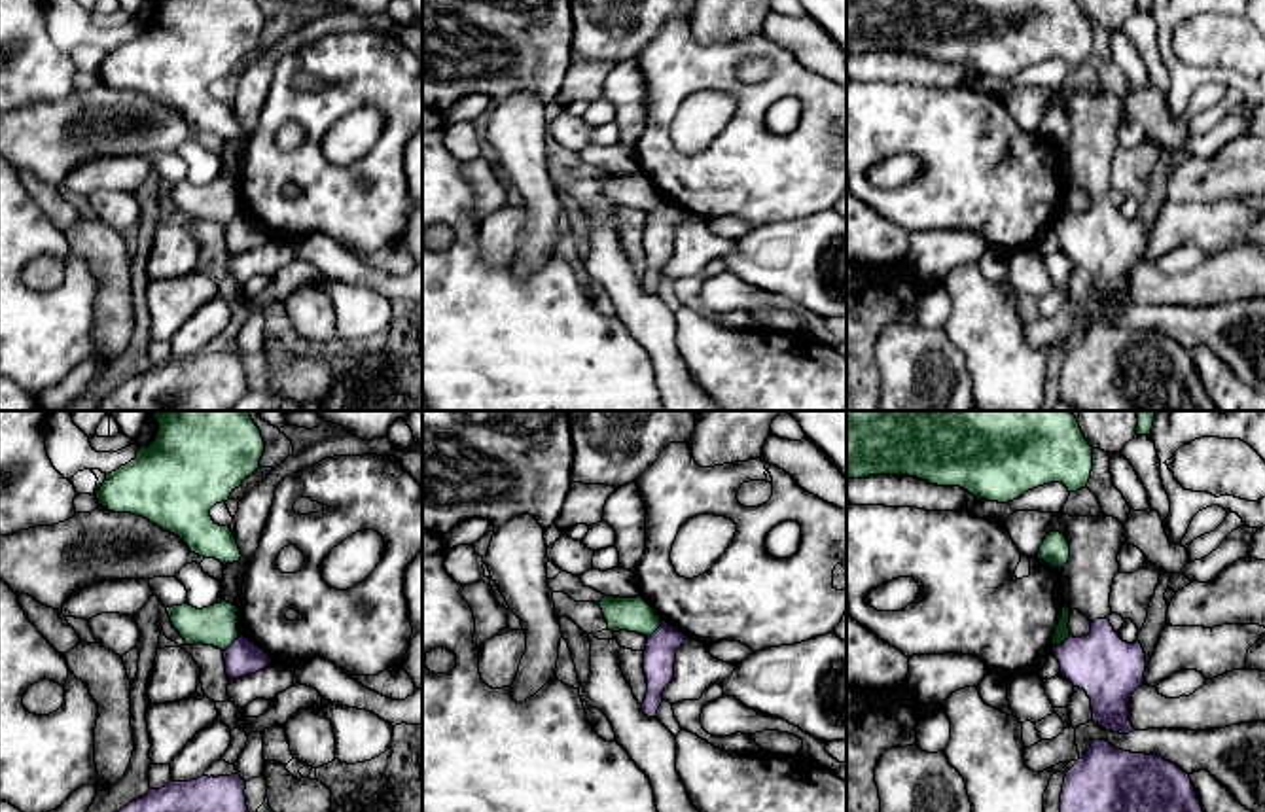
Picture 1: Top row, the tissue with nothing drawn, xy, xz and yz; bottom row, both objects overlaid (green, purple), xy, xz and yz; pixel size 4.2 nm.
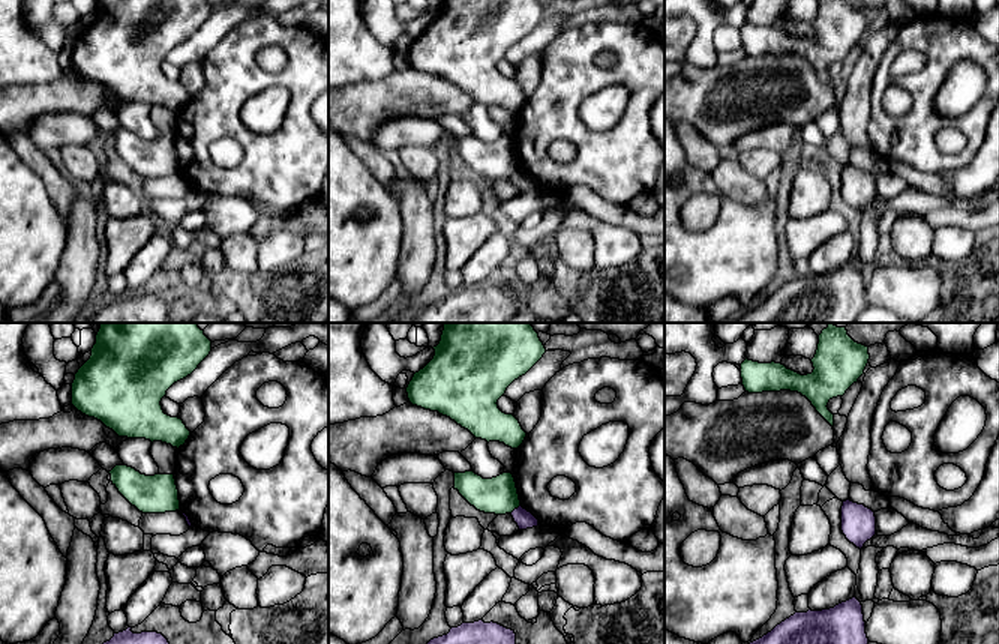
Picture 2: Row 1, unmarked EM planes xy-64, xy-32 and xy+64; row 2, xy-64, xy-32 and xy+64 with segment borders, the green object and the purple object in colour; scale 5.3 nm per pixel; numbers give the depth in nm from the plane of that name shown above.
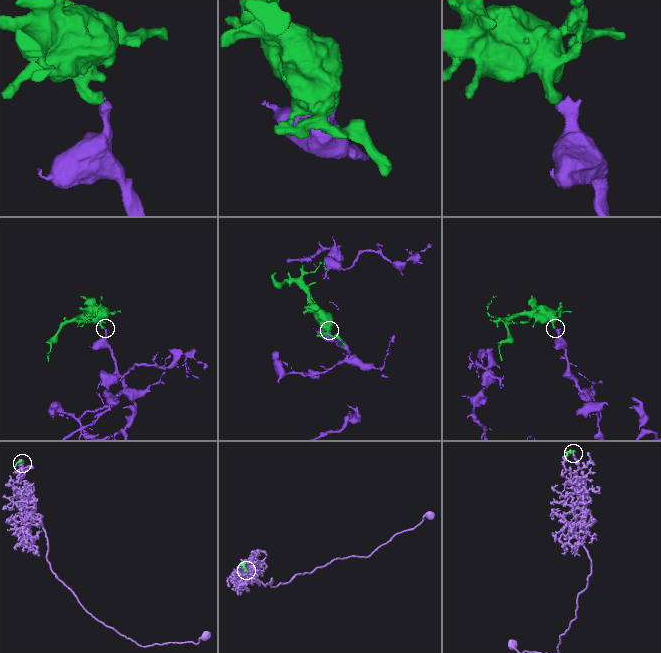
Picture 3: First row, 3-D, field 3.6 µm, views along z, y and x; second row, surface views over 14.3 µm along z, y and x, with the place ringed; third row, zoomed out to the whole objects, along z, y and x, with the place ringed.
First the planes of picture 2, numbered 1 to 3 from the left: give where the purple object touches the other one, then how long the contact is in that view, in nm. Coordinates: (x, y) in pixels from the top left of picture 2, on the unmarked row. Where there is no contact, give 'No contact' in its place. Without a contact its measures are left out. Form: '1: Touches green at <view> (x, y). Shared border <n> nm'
1: No contact
2: Touches green at xy-32 (515, 171). Shared border 70 nm
3: No contact

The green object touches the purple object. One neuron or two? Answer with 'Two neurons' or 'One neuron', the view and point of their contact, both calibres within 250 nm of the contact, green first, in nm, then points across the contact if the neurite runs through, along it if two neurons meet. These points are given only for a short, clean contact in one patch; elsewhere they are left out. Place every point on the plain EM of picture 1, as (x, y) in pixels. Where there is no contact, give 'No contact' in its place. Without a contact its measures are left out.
Two neurons. Touches green at xz (656, 205). Thickness 140 nm (green) against 140 nm. Boundary: xz (661, 195), (646, 212)

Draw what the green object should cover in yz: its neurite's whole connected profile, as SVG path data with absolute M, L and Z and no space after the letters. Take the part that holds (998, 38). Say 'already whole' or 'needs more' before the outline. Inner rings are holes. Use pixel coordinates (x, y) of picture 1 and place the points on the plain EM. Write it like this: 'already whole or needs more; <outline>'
already whole; M846 0L846 55L909 51L1007 79L1049 59L1078 68L1091 45L1093 23L1079 0Z

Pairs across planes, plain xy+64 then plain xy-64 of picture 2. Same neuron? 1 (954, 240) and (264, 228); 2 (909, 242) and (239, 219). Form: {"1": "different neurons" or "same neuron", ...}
{"1": "different neurons", "2": "different neurons"}

